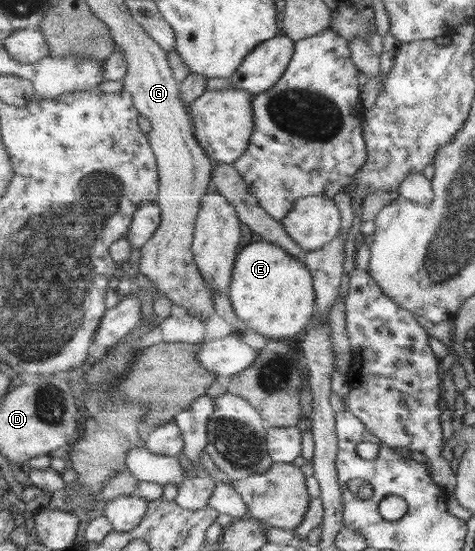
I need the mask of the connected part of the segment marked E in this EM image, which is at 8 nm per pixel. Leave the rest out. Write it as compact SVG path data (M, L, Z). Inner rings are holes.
M264 240L250 242L240 251L233 268L232 291L228 295L237 316L245 321L250 329L269 340L298 342L317 314L317 293L309 268L297 256Z

